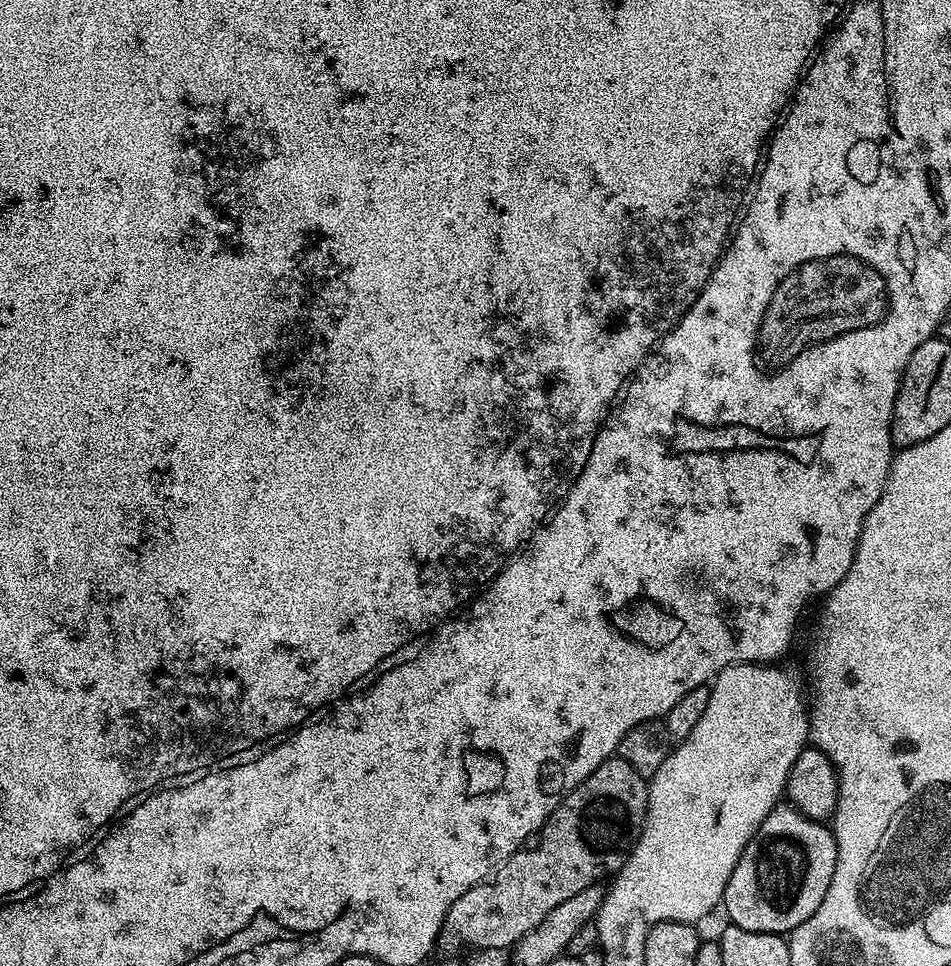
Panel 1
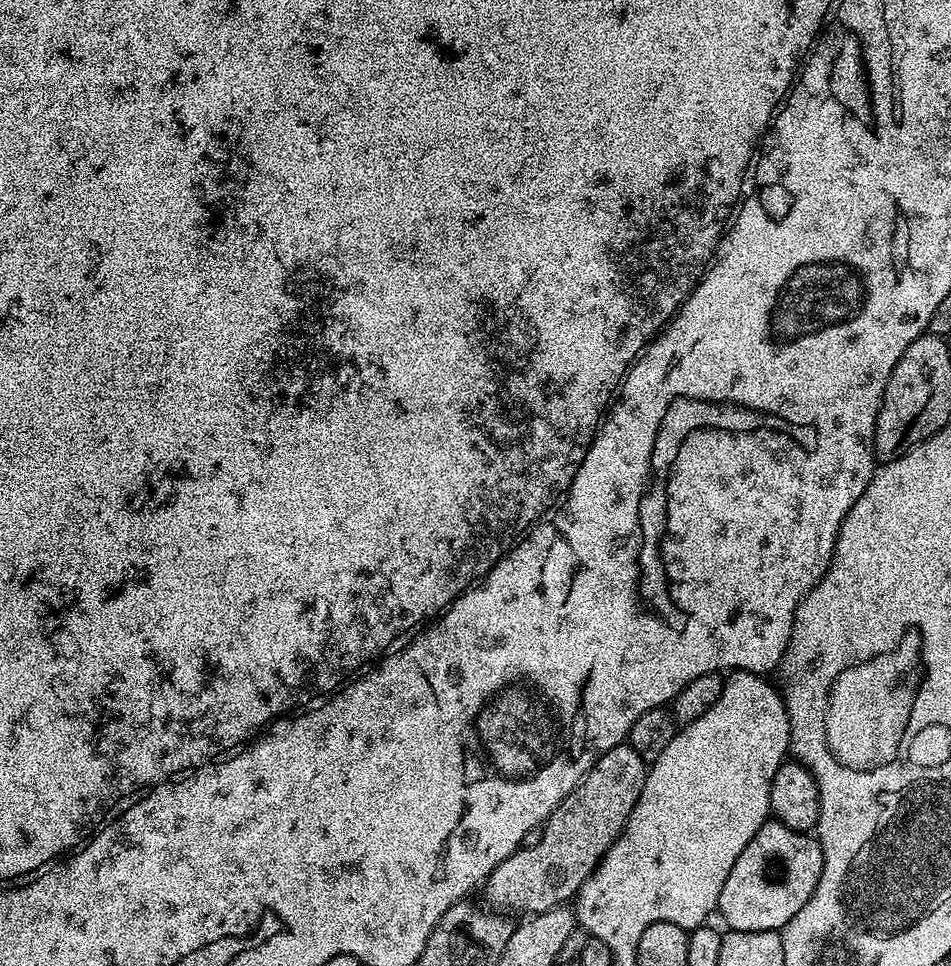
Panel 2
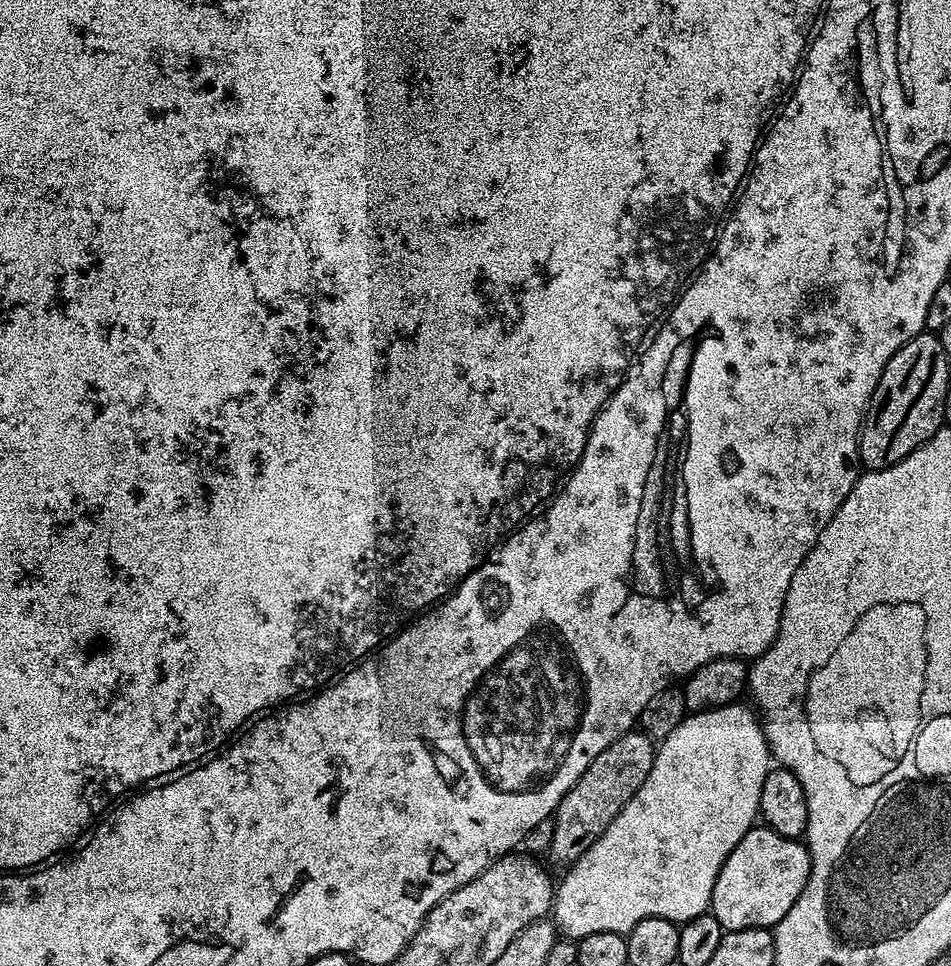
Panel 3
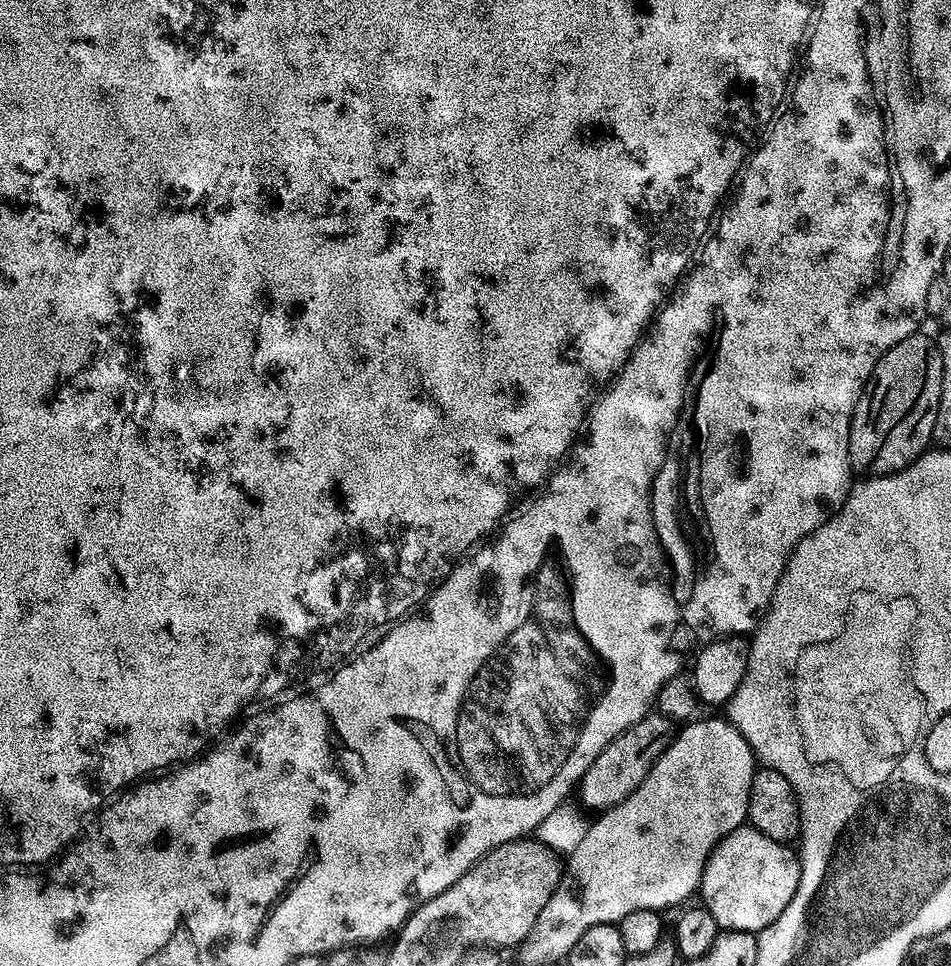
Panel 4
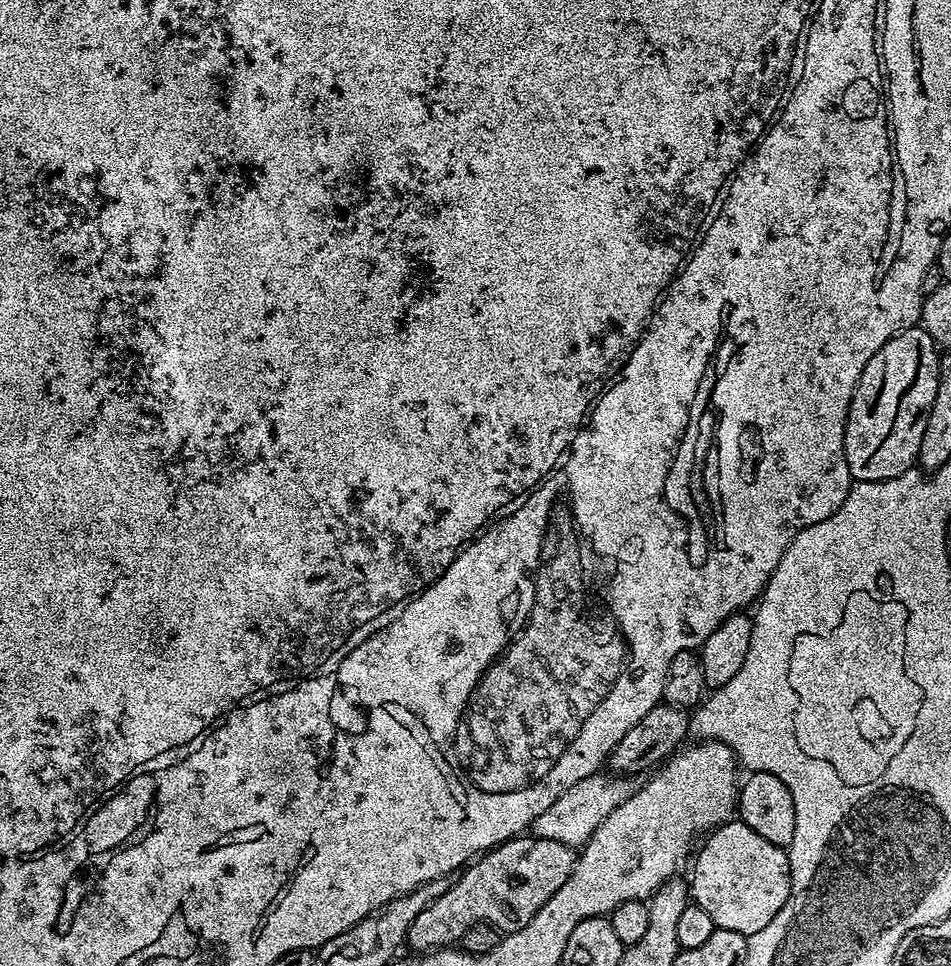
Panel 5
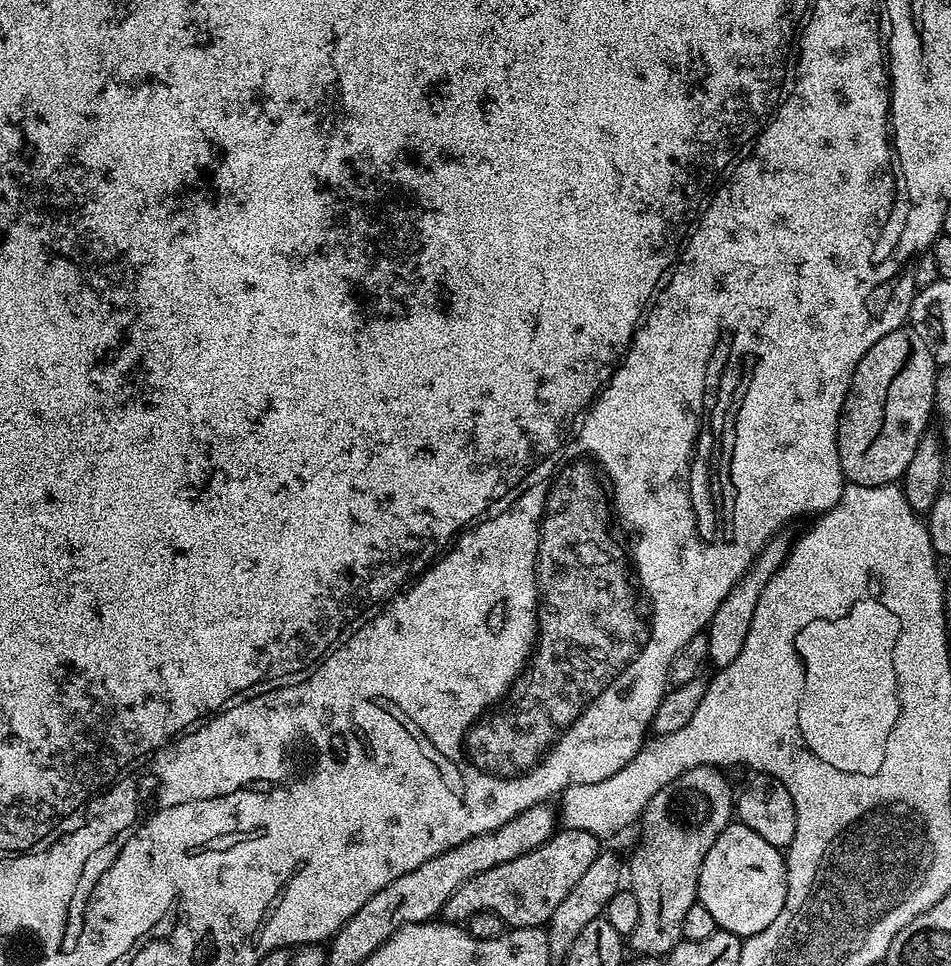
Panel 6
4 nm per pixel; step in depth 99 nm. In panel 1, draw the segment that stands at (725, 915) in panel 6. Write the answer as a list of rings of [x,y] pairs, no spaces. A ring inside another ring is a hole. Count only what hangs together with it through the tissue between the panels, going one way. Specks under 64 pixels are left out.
[[[787,802],[776,805],[774,810],[758,826],[754,838],[742,850],[742,858],[738,858],[738,866],[734,866],[734,874],[730,874],[730,882],[724,891],[723,911],[728,911],[728,920],[742,930],[755,932],[791,933],[818,906],[822,906],[822,898],[826,898],[826,890],[830,890],[830,878],[834,878],[834,866],[838,862],[838,846],[827,823],[811,820],[802,815],[797,808]]]

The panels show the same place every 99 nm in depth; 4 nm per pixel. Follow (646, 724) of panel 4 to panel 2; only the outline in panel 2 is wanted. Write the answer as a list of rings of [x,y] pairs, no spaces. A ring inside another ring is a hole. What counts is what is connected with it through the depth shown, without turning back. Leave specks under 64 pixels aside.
[[[627,742],[614,746],[614,750],[606,750],[606,754],[602,754],[602,758],[598,758],[598,762],[594,762],[594,766],[586,775],[578,782],[578,786],[573,792],[568,795],[562,803],[559,804],[555,810],[550,813],[547,820],[544,821],[542,827],[544,833],[542,834],[542,842],[538,842],[538,846],[530,846],[529,848],[519,847],[514,854],[510,854],[510,858],[503,860],[499,866],[494,869],[484,881],[482,885],[482,893],[488,899],[487,907],[495,910],[500,914],[513,914],[512,912],[524,912],[520,914],[535,914],[537,912],[545,912],[551,908],[558,908],[567,905],[569,901],[575,897],[576,893],[580,891],[580,887],[586,882],[586,878],[590,878],[590,874],[597,866],[600,865],[600,859],[605,856],[610,850],[610,846],[614,841],[624,833],[624,826],[627,824],[630,814],[634,810],[634,806],[638,802],[638,798],[642,794],[642,786],[648,777],[649,765],[641,758],[636,751],[627,744]]]

